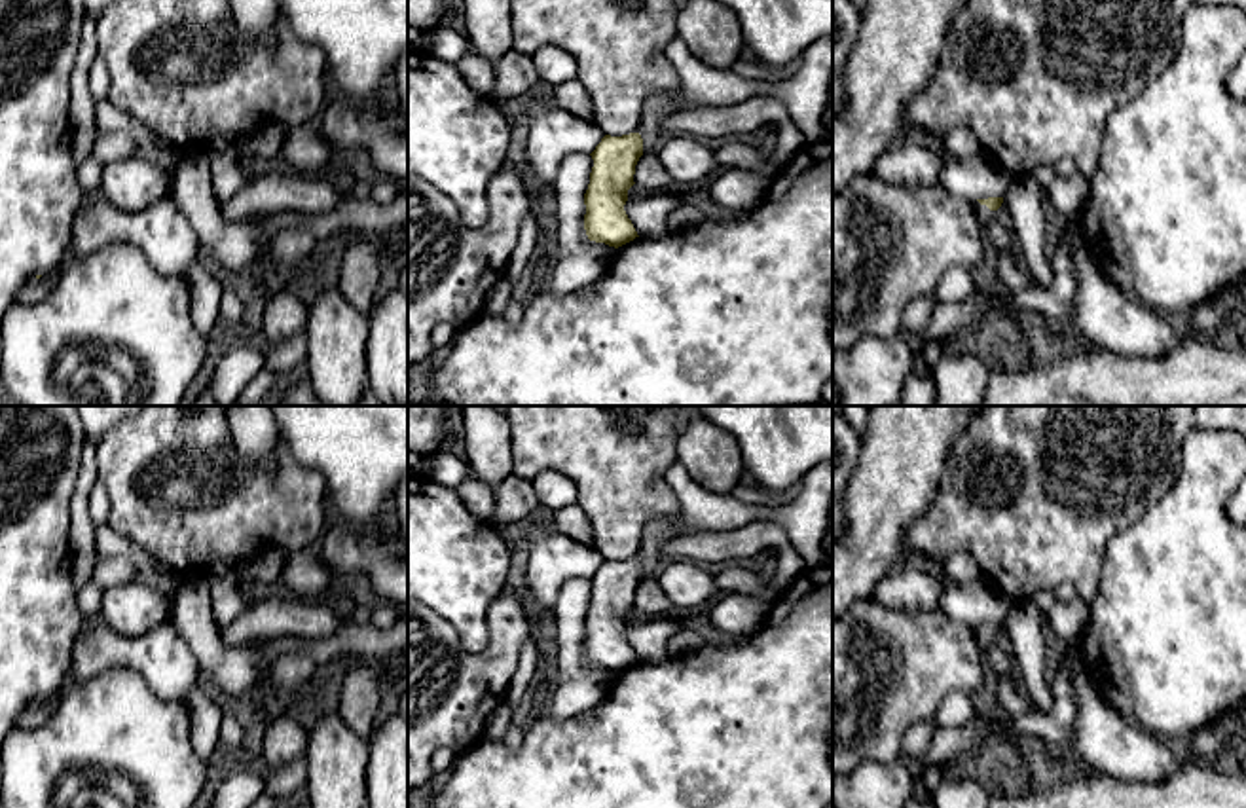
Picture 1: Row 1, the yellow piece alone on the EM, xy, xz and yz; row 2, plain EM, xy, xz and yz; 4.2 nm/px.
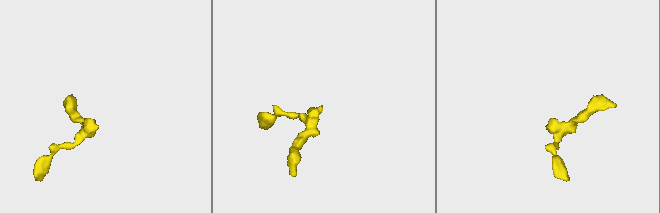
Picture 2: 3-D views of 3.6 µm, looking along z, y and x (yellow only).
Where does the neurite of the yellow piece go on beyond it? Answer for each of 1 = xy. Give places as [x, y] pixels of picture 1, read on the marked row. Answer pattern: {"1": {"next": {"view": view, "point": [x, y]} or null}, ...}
{"1": {"next": null}}

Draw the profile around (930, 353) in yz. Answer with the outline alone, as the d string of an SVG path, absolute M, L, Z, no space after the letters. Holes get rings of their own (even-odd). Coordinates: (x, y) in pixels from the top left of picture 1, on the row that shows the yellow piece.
M969 336L962 338L941 338L935 341L929 341L918 349L920 358L933 370L935 364L943 358L944 353L950 349L958 347L963 340Z

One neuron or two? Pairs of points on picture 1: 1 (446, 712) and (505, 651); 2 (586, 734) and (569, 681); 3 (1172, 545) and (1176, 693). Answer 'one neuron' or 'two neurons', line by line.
1: one neuron
2: two neurons
3: one neuron

